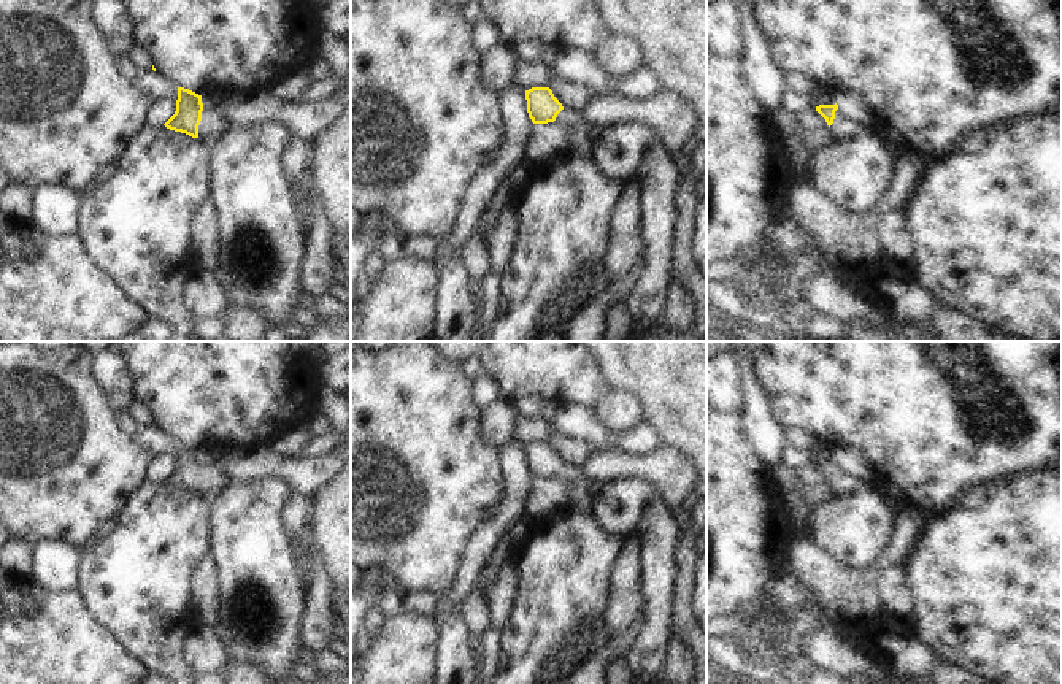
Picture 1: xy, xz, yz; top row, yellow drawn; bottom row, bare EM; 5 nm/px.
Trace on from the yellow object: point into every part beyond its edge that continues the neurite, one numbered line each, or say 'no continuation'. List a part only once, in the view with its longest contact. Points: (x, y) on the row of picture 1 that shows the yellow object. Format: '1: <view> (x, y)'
1: xy (213, 124)

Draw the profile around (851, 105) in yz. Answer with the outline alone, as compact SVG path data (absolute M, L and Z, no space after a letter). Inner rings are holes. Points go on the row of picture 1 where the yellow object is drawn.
M841 94L837 97L838 110L843 116L864 125L875 125L875 117L868 110L868 103L857 94Z

